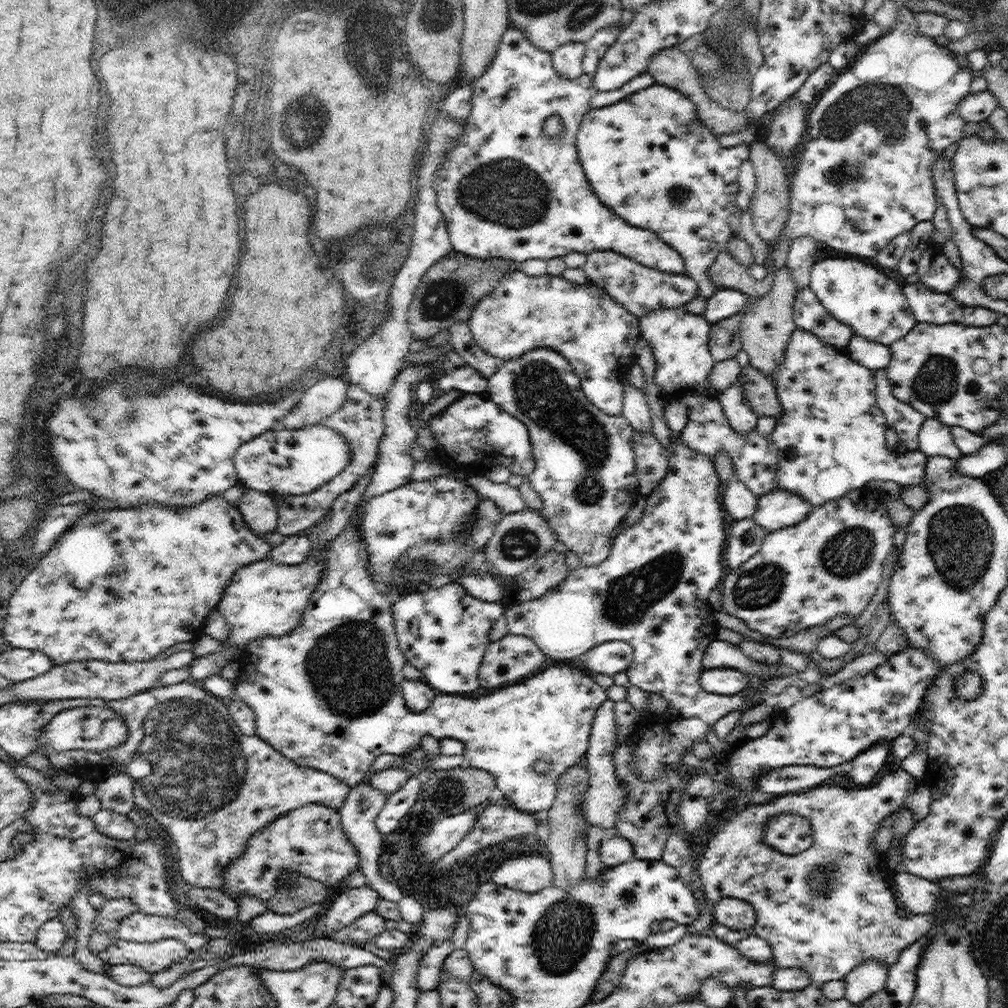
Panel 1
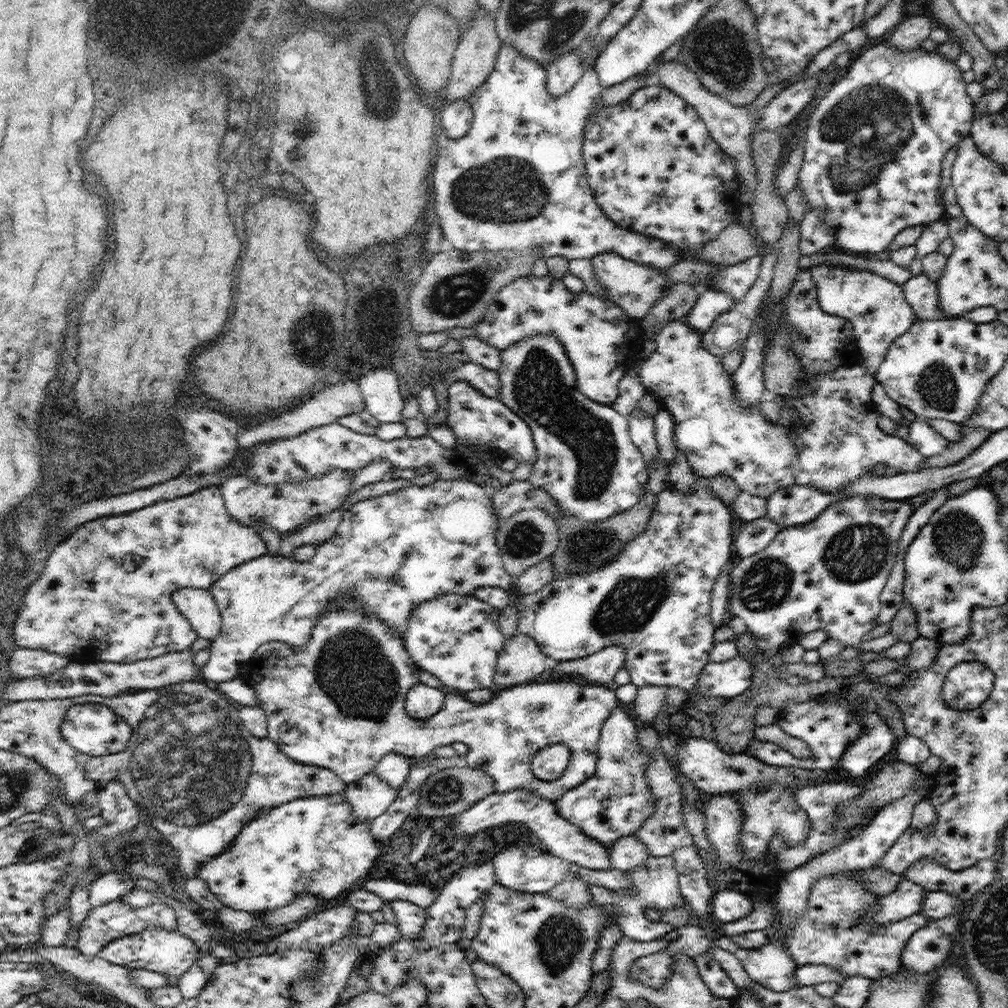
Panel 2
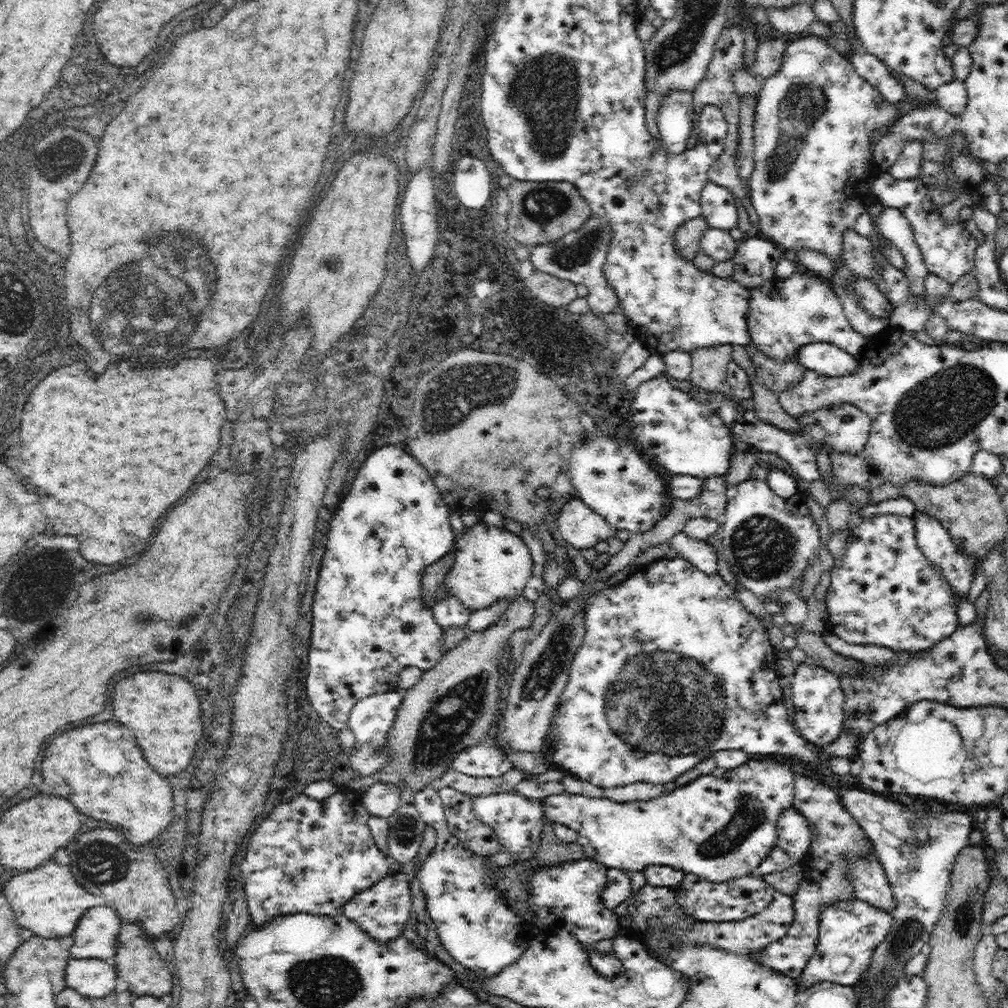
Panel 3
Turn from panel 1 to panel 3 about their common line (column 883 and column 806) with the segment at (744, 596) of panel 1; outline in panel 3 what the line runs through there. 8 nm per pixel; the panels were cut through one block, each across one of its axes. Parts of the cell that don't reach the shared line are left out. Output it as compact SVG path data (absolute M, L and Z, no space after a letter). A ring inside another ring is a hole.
M748 478L738 484L736 496L728 500L724 522L724 558L734 572L738 584L748 588L758 600L772 598L794 584L802 584L808 558L818 554L820 528L812 524L810 512L802 504L786 504L770 486L768 480Z

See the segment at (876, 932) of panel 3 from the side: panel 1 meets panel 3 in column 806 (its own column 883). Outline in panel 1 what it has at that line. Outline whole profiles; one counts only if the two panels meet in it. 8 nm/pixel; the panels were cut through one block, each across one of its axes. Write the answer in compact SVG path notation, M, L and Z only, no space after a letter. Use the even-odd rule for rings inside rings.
M865 960L857 964L845 978L845 998L847 1002L859 1004L865 1002L871 994L877 994L887 984L887 972L889 968L875 960Z

